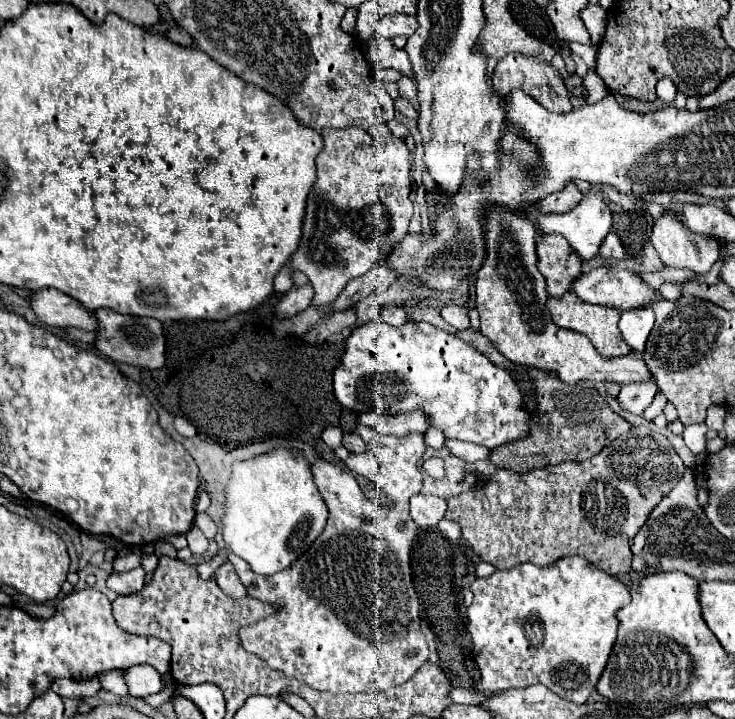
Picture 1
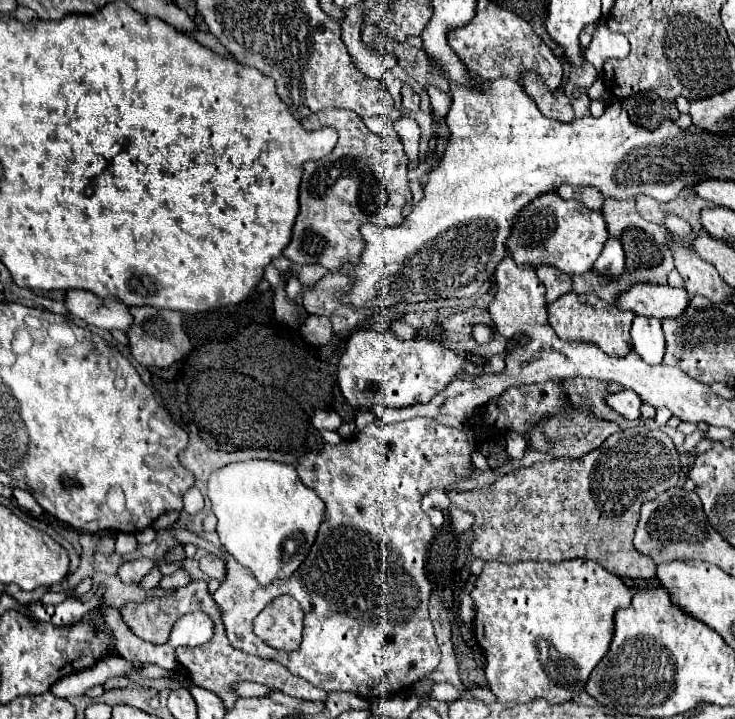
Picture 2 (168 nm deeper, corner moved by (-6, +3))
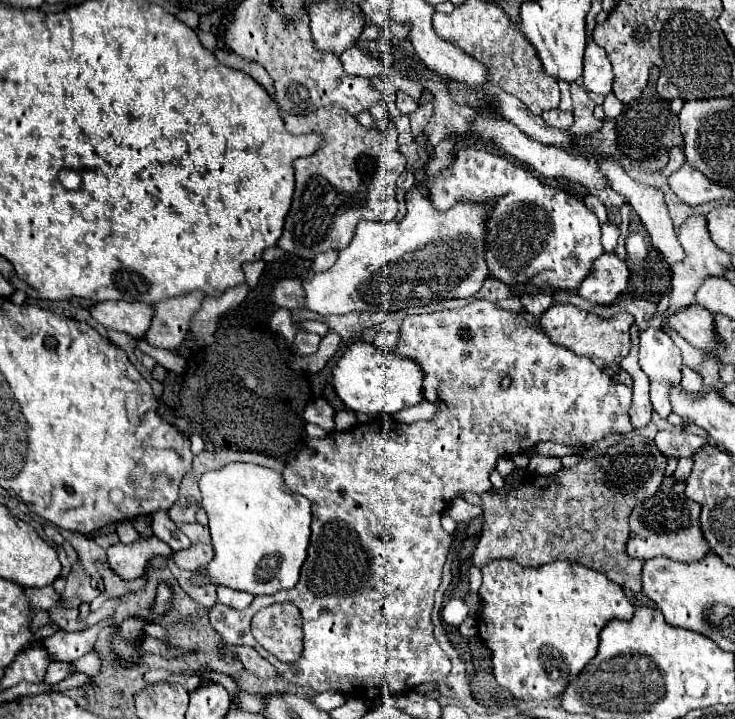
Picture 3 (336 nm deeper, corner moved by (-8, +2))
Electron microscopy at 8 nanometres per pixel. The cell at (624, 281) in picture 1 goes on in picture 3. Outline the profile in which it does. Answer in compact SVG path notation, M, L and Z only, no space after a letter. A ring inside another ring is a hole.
M691 304L677 312L667 312L663 326L681 334L693 348L717 346L713 332L713 314L697 304Z

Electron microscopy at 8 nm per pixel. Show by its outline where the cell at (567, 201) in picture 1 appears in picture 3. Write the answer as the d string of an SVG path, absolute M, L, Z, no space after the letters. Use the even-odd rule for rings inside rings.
M587 194L587 196L583 198L583 204L585 204L601 222L607 220L607 208L603 206L603 202L601 202L595 194Z

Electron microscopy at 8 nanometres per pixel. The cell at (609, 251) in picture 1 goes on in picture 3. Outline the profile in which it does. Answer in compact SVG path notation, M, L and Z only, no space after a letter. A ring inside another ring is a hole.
M603 252L595 258L589 276L577 290L585 300L597 304L613 304L615 298L627 288L629 270L615 252Z

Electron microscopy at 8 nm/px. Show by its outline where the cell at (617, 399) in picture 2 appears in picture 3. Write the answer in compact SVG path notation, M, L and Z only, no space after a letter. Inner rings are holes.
M475 300L455 310L407 316L395 352L421 364L425 372L423 394L425 400L437 406L437 416L431 422L413 424L373 420L349 432L331 432L323 440L309 440L283 470L287 488L313 502L313 534L297 586L255 598L249 592L217 586L218 602L209 610L211 628L227 644L255 648L285 680L311 692L341 692L345 698L375 698L371 702L381 702L377 698L403 694L419 684L445 678L447 654L433 636L431 613L453 541L441 528L439 516L449 508L457 492L483 494L491 490L489 472L495 468L497 458L529 452L541 440L591 446L607 434L633 430L629 418L631 390L627 386L611 380L589 358L551 344L541 330L531 328L517 314L501 310L487 300ZM503 376L513 380L509 390L501 390L499 386ZM285 600L293 602L305 620L305 650L303 656L291 664L279 662L273 654L263 650L249 630L255 612Z

